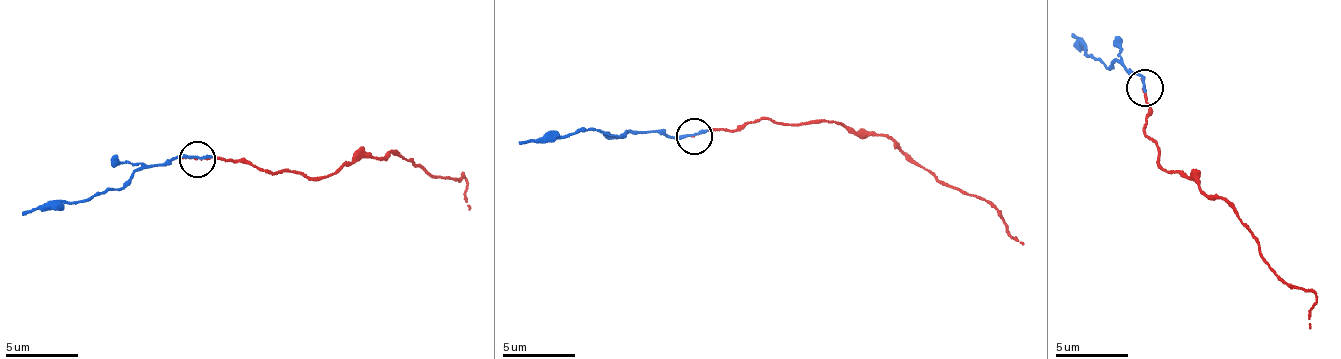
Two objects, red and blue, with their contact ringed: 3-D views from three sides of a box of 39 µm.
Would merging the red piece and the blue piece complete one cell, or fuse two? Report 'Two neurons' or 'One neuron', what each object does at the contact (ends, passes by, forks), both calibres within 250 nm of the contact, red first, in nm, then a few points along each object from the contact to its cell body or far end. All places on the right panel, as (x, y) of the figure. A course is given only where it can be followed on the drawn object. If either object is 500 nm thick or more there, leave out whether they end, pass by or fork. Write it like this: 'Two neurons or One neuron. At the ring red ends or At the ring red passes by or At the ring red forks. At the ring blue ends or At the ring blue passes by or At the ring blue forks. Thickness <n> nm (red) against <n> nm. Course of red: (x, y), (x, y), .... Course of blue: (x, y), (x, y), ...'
One neuron. At the ring red passes by. At the ring blue ends. Thickness 40 nm (red) against 240 nm. Course of red: (1145, 87), (1153, 109), (1144, 130), (1166, 173), (1195, 181), (1235, 211), (1274, 272), (1315, 295), (1308, 329). Course of blue: (1145, 87), (1138, 71), (1125, 71), (1119, 60), (1107, 67), (1089, 56), (1070, 36)

